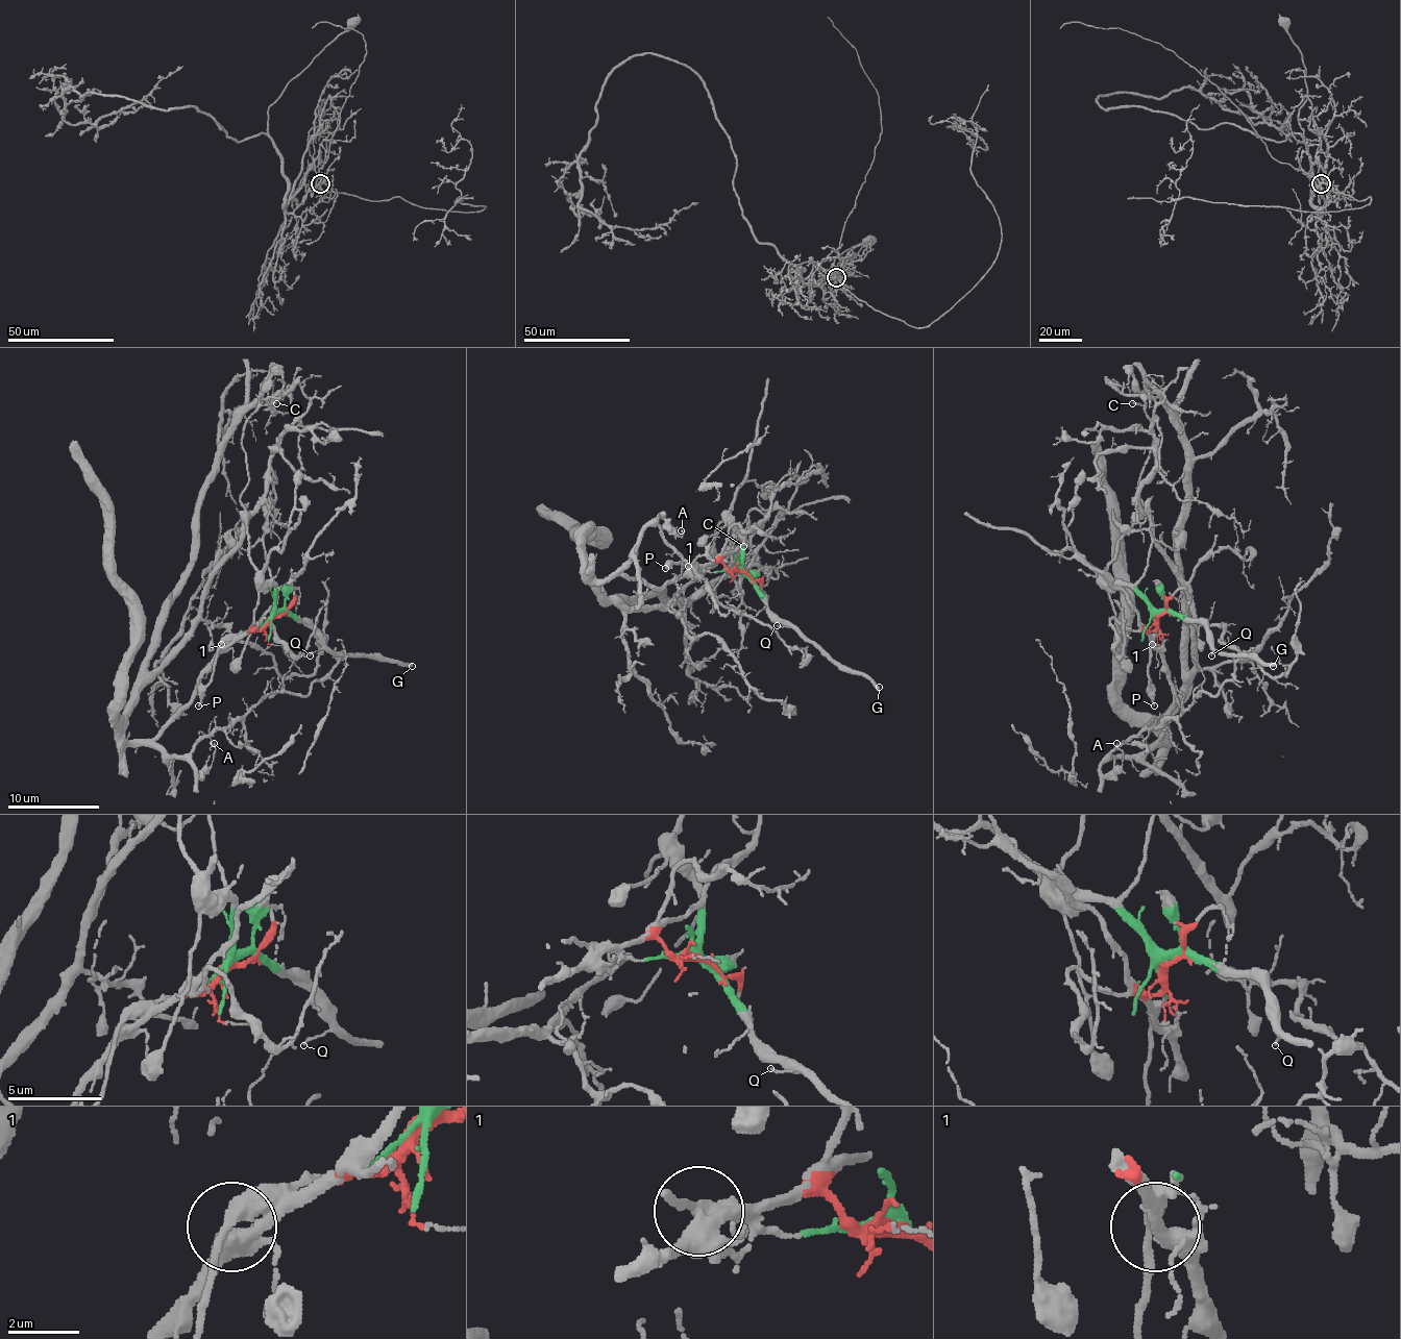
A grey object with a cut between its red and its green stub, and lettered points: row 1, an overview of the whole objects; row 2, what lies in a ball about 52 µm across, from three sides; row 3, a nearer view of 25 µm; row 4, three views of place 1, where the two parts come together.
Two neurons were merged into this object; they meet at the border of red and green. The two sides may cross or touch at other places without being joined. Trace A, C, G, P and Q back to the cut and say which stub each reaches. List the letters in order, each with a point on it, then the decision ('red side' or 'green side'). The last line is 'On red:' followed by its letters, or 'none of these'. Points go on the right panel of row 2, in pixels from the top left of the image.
A: (1116, 743) | red side
C: (1132, 403) | green side
G: (1273, 666) | green side
P: (1154, 705) | green side
Q: (1211, 655) | green side
On red: A

